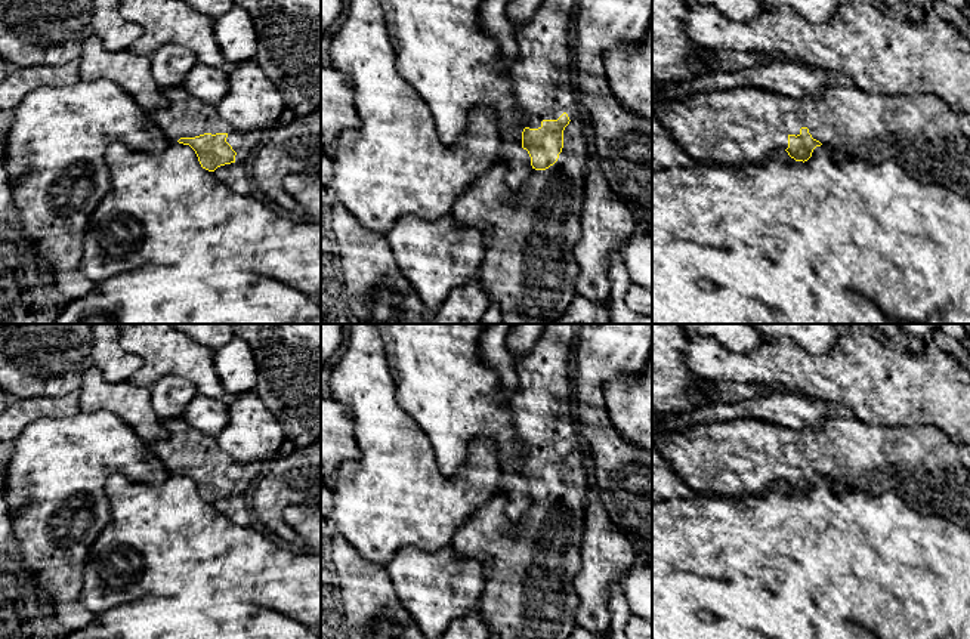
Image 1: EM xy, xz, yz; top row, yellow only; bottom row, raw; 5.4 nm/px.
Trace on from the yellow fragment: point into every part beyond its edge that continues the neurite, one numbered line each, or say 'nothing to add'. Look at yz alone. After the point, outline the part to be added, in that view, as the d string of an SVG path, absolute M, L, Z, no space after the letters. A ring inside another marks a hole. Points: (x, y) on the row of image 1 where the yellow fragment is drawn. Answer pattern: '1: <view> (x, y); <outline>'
1: yz (921, 133); M837 84L821 96L791 99L756 87L735 87L726 93L695 93L686 99L664 99L652 95L652 112L670 133L671 139L695 163L719 163L722 166L741 166L762 163L775 149L788 148L788 136L800 135L807 127L813 139L828 145L843 157L859 158L880 164L895 161L911 178L942 185L970 200L970 115L954 111L936 95L874 95L853 84Z

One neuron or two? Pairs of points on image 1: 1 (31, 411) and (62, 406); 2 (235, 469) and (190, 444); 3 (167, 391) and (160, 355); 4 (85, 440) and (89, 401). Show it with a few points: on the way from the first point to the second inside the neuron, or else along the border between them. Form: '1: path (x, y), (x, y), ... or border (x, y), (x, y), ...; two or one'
1: path (39, 407), (55, 407); one
2: path (224, 469), (215, 469), (201, 456); one
3: border (151, 388), (163, 377), (184, 376), (197, 391); two
4: border (80, 410), (108, 410), (121, 420); two

